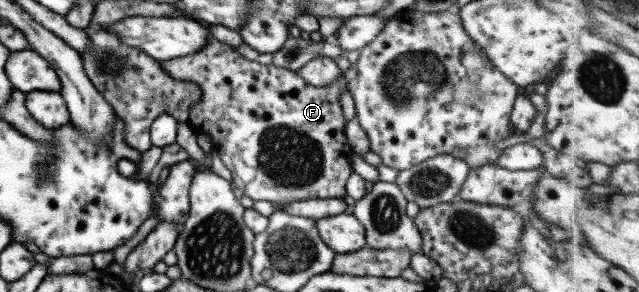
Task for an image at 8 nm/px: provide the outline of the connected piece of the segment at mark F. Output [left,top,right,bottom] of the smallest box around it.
[159,36,352,204]

